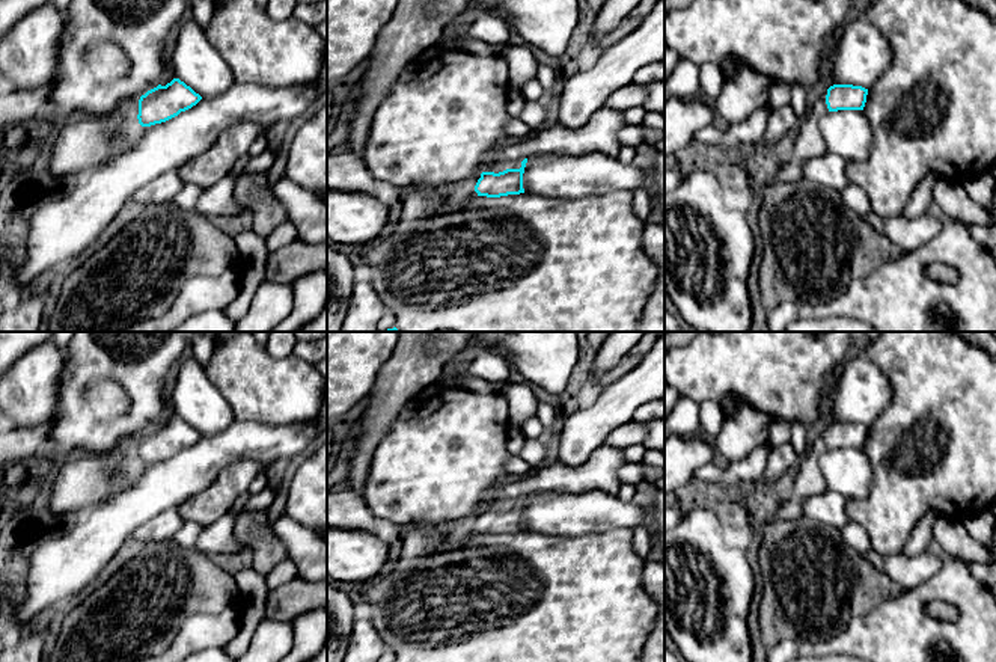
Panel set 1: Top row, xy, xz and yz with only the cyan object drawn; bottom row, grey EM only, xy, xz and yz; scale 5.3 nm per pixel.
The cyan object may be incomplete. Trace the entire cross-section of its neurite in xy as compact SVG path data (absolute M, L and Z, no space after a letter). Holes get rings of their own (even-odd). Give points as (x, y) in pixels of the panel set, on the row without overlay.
M173 416L166 424L158 422L148 428L139 437L139 461L142 464L151 464L166 460L181 449L185 449L196 443L202 434L196 431L179 416Z

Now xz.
M601 445L580 466L555 460L535 474L511 478L487 492L475 529L487 535L524 531L523 511L530 492L618 495L618 470L627 463L624 448Z

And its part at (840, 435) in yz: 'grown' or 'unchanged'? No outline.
grown

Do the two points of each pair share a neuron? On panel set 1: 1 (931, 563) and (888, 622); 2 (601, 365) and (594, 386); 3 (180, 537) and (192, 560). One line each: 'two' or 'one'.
1: two
2: one
3: two

